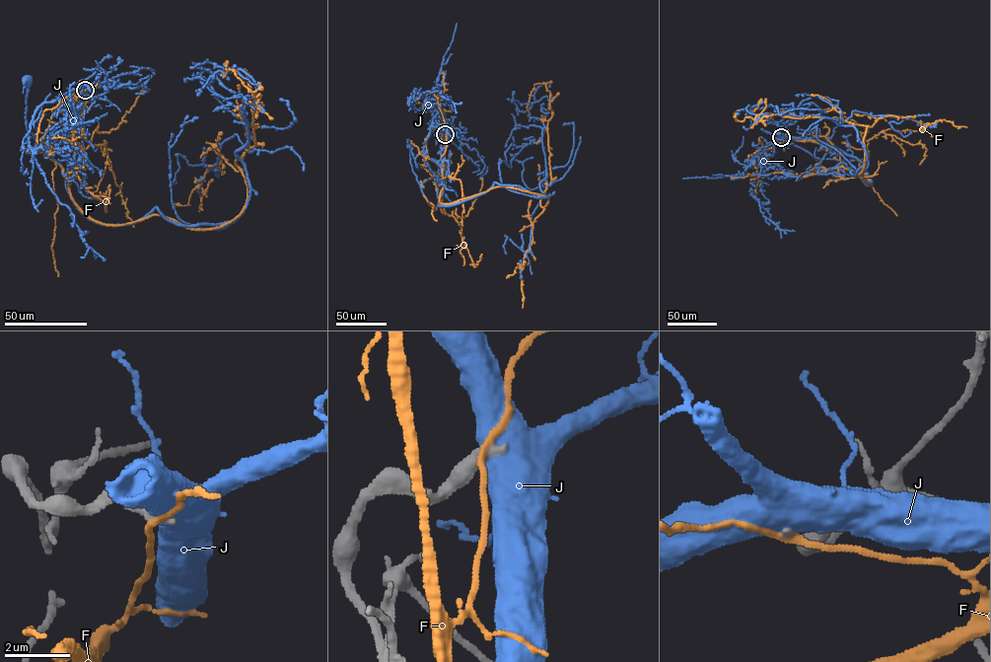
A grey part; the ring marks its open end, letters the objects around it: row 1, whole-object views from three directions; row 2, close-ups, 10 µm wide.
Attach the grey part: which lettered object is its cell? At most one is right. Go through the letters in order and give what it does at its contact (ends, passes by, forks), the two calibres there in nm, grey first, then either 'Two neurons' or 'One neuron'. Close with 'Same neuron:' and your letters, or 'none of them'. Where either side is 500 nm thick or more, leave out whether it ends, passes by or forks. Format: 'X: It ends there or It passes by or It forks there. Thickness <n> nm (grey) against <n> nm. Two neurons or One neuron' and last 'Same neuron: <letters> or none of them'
F: It passes by. Thickness 440 nm (grey) against 200 nm. Two neurons
J: Thickness 440 nm (grey) against 800 nm. Two neurons
Same neuron: none of them

